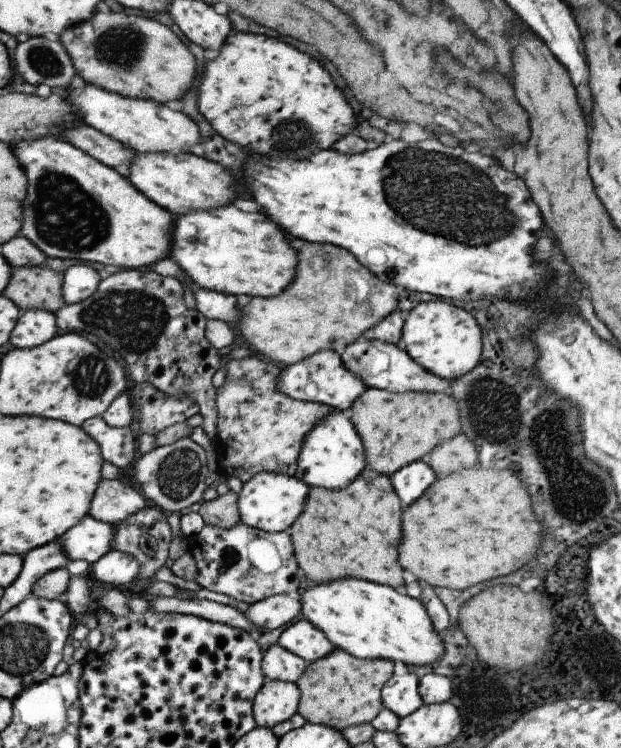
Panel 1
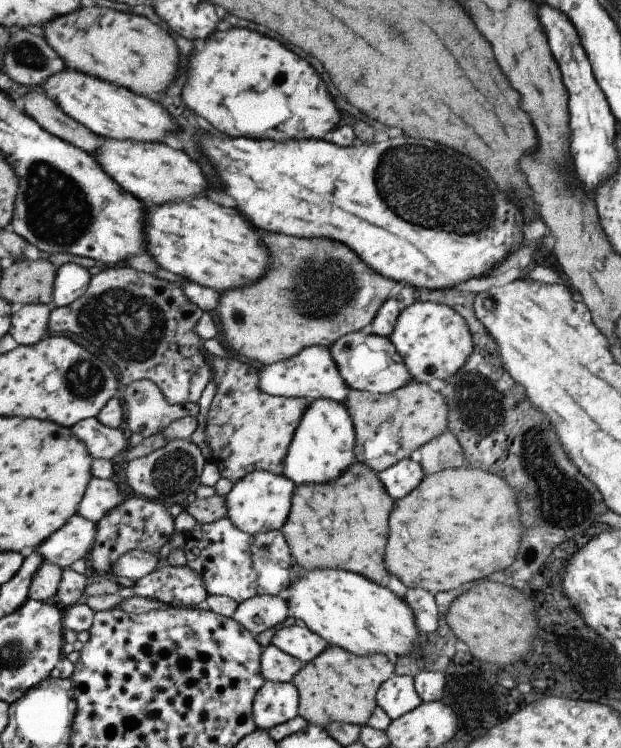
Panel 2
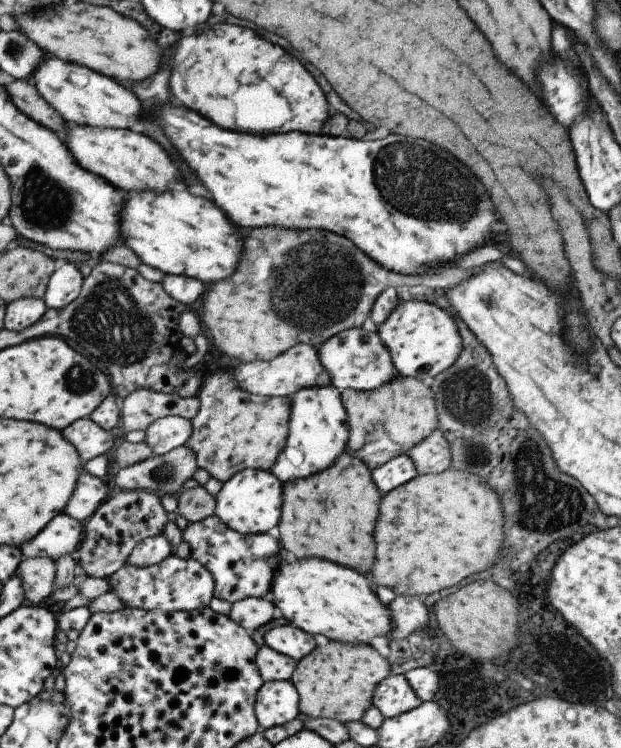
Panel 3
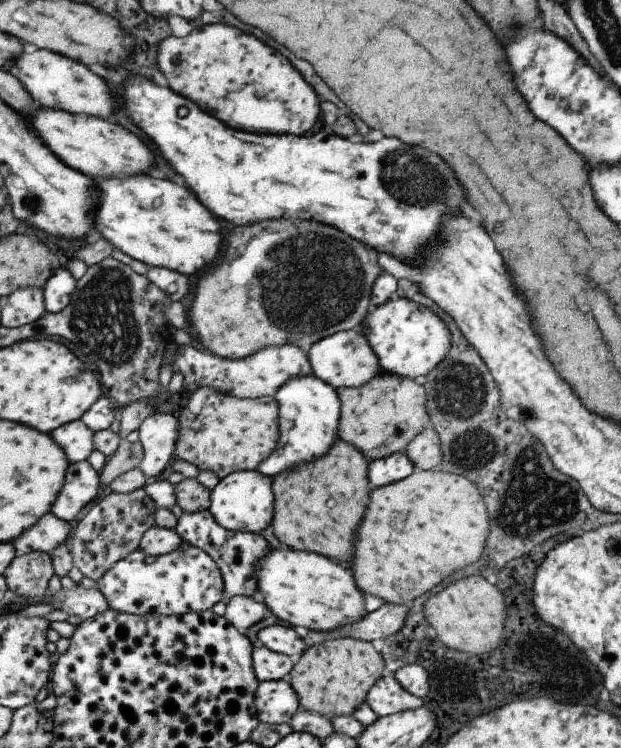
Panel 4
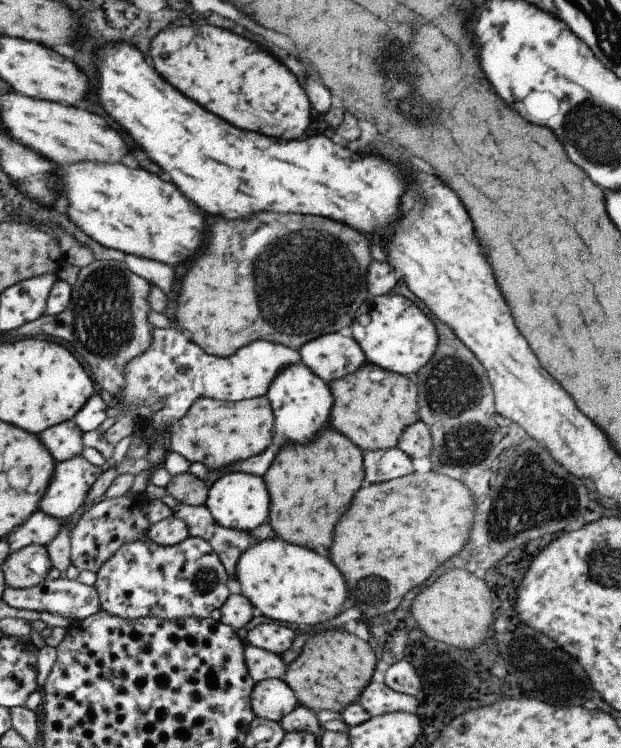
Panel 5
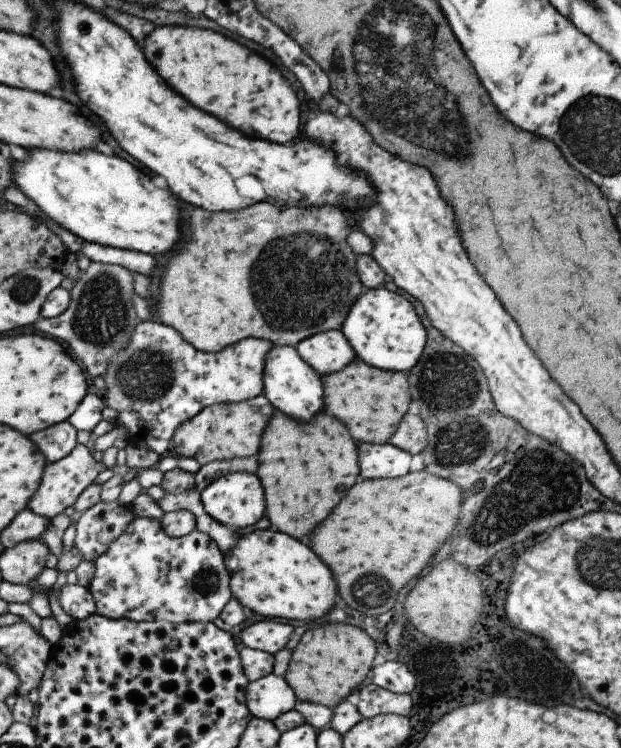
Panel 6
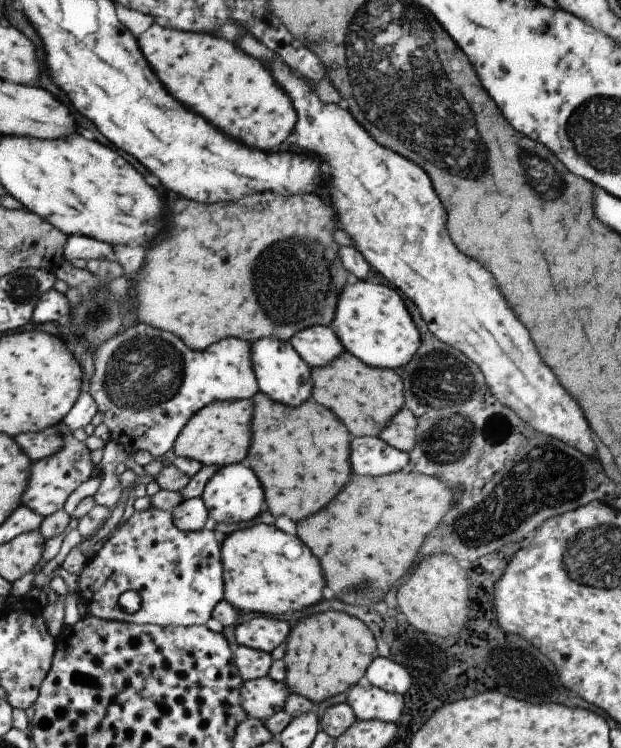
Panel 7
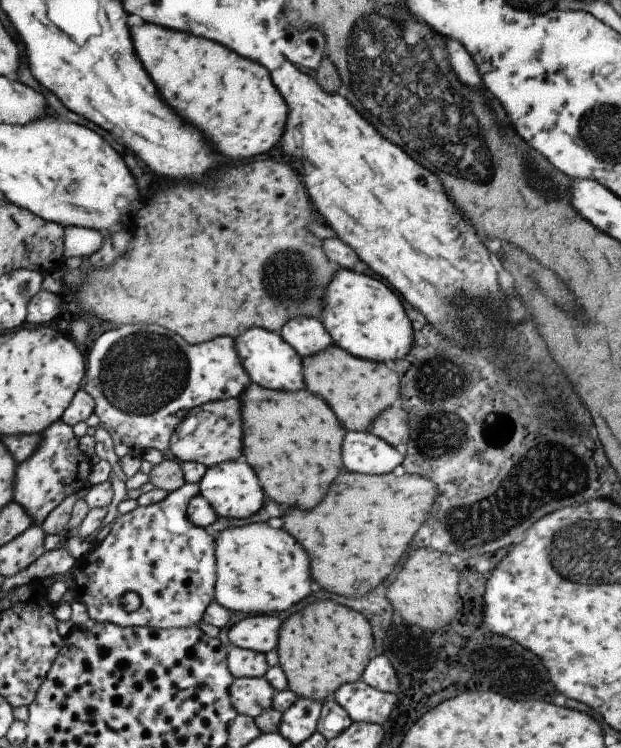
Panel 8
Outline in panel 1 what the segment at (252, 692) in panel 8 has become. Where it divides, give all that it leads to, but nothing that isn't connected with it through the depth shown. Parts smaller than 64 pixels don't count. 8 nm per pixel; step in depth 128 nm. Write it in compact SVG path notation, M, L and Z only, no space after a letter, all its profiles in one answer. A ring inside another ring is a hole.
M264 678L261 689L252 701L256 727L271 729L296 714L300 693L295 683Z

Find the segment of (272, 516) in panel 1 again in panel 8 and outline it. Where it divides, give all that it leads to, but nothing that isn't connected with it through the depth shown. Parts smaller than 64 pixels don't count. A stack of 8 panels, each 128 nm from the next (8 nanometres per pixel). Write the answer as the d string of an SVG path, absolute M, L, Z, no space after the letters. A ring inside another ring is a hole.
M241 459L207 468L198 480L198 493L209 503L217 518L248 518L263 506L263 492L255 473Z

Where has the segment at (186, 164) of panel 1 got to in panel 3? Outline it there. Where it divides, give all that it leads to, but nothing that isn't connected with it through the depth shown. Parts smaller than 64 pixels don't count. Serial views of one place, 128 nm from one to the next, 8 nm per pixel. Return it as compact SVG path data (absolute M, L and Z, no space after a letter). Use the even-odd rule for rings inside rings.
M67 122L63 144L73 154L73 158L77 158L77 164L81 168L97 174L99 178L105 178L105 182L115 188L163 190L169 180L179 178L179 170L175 168L175 164L153 140L129 130L77 126L74 122Z

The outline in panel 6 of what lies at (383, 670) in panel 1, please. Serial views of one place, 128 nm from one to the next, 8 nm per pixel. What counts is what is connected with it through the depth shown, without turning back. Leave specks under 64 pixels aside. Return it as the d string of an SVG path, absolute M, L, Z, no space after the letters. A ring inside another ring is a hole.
M322 622L319 628L305 630L291 651L283 678L297 701L320 704L332 709L369 679L375 656L375 643L363 630L349 622Z

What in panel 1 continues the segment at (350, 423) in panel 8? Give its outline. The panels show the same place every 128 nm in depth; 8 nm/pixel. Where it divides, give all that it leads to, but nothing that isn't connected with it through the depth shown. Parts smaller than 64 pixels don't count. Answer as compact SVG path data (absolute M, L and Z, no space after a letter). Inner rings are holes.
M366 389L346 412L347 418L356 431L364 451L365 467L389 477L403 466L423 459L437 444L458 435L459 418L457 404L449 395L410 391L389 393L380 389Z

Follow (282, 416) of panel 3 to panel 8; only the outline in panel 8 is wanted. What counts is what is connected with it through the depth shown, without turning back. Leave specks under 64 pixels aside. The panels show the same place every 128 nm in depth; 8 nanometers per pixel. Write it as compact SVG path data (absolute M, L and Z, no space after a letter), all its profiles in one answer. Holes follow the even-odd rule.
M226 398L206 402L192 408L170 436L168 456L178 461L199 462L209 468L221 462L240 460L241 420L238 398Z

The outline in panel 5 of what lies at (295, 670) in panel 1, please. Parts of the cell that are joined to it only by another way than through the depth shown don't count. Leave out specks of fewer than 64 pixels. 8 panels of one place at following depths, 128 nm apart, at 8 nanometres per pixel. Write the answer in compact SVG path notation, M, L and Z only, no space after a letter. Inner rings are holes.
M246 645L243 649L243 662L246 672L255 683L268 678L282 679L287 668L280 655L251 645Z

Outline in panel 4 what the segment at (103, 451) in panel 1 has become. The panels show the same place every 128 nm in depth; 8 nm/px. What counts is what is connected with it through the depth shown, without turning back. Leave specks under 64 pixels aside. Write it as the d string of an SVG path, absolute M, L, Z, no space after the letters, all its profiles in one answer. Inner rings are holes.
M79 419L62 424L49 433L49 438L63 450L69 463L85 461L95 450L93 434Z

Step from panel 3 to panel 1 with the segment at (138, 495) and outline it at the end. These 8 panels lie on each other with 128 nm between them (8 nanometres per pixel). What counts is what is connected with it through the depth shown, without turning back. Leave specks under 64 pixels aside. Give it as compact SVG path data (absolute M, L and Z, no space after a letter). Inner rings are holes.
M147 504L137 513L125 518L125 521L117 522L112 526L111 550L126 553L136 562L139 562L141 578L146 579L147 584L157 578L156 571L161 566L168 565L168 547L172 534L167 519L168 514L161 511L157 506Z

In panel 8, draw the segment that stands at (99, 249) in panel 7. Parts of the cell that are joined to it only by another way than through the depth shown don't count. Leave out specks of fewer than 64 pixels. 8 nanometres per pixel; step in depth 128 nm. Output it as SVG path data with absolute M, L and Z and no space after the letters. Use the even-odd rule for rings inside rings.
M76 226L63 228L63 259L89 256L103 246L104 236L97 230Z

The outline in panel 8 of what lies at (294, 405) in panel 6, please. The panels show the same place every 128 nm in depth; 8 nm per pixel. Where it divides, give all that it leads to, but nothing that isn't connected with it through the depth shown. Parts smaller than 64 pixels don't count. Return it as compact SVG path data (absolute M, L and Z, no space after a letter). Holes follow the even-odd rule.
M249 328L243 334L233 339L237 358L248 374L251 383L271 388L271 390L305 390L302 358L287 344L280 333L271 332L264 328Z

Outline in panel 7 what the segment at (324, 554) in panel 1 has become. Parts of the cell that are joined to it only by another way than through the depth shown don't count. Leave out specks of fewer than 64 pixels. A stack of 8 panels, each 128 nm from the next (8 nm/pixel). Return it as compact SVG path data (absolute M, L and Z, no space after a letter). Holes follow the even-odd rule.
M257 391L253 395L253 418L251 418L251 442L247 450L248 467L258 478L265 498L265 509L274 518L285 514L293 522L317 512L323 508L339 488L351 478L349 462L347 462L347 446L351 436L347 434L345 425L329 412L324 406L319 406L312 398L303 402L297 408L289 408L269 400L265 394Z

